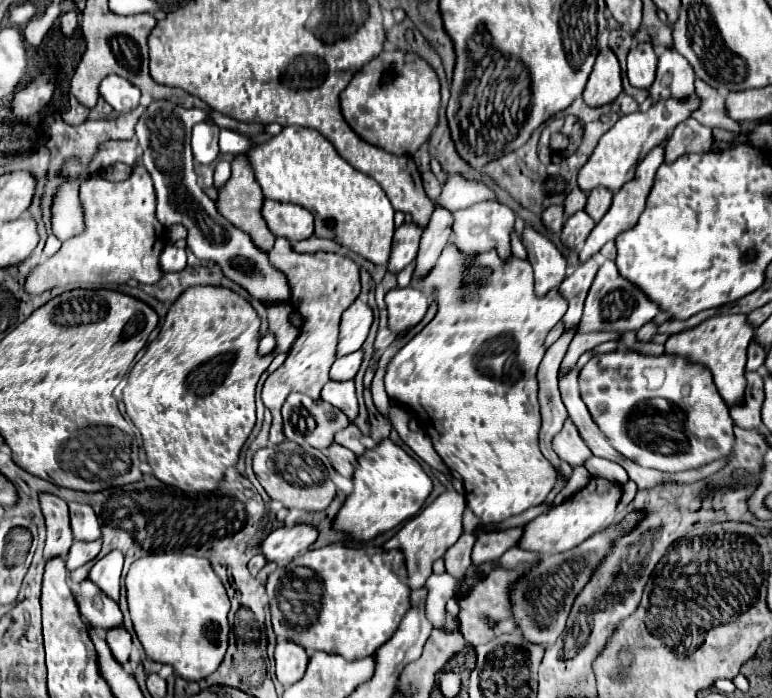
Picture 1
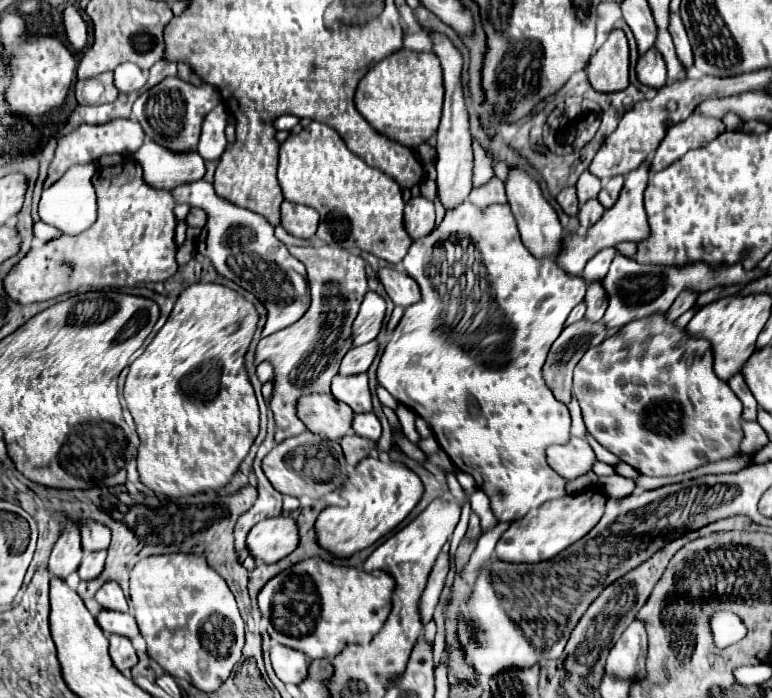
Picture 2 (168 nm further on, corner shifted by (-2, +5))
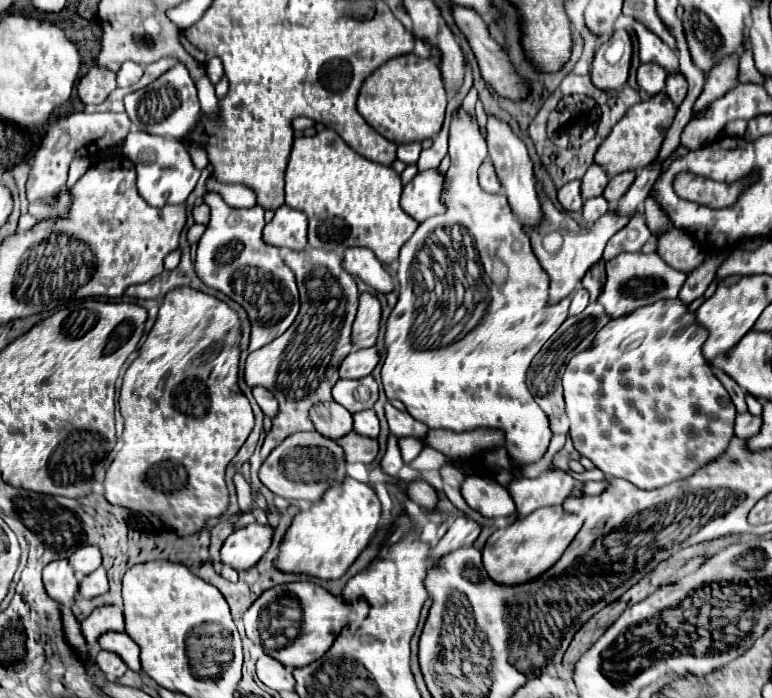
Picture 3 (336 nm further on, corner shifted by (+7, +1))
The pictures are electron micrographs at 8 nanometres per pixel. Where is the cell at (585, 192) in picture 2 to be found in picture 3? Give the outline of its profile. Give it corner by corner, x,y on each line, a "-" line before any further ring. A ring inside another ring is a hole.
592,164
582,178
582,198
588,200
588,198
594,198
594,196
600,196
604,192
606,184
608,184
608,176
602,170
602,166

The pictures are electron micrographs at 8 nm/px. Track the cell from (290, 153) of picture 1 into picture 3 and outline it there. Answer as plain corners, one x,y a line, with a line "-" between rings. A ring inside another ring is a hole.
320,130
316,136
296,138
286,170
286,204
308,216
308,244
336,252
336,246
366,246
374,250
382,264
392,264
398,258
402,244
414,234
418,222
400,208
402,180
392,166
372,162
354,152
334,130

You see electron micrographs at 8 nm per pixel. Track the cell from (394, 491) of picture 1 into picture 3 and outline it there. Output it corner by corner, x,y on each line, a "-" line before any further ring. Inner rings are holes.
346,478
342,484
326,490
324,498
310,510
298,512
286,530
280,554
274,566
280,572
306,574
320,580
338,580
366,548
380,522
380,502
374,490
362,482

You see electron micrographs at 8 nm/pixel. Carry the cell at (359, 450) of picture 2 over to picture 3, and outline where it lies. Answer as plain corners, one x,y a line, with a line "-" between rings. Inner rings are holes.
350,432
350,434
342,436
338,440
338,444
344,448
348,464
354,464
354,462
370,464
378,454
378,440
368,438
368,436
360,436
356,432

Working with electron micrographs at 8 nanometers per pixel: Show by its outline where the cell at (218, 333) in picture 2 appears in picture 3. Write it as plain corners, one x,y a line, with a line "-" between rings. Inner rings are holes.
188,286
174,288
164,296
156,324
148,332
146,342
140,348
140,356
128,366
124,374
124,384
120,390
120,412
126,420
122,434
124,448
114,456
112,464
106,470
104,478
106,502
138,514
156,516
176,536
196,534
204,528
208,518
218,518
226,512
228,490
224,482
224,470
236,456
240,446
246,442
250,430
254,428
254,414
250,402
238,388
238,362
240,362
238,344
240,344
238,316
222,300

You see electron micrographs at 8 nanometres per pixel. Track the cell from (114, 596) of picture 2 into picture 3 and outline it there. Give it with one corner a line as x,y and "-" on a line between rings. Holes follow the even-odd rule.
102,606
96,608
84,622
82,622
82,634
88,642
88,646
96,646
100,634
106,632
124,632
124,616
122,610
116,606

